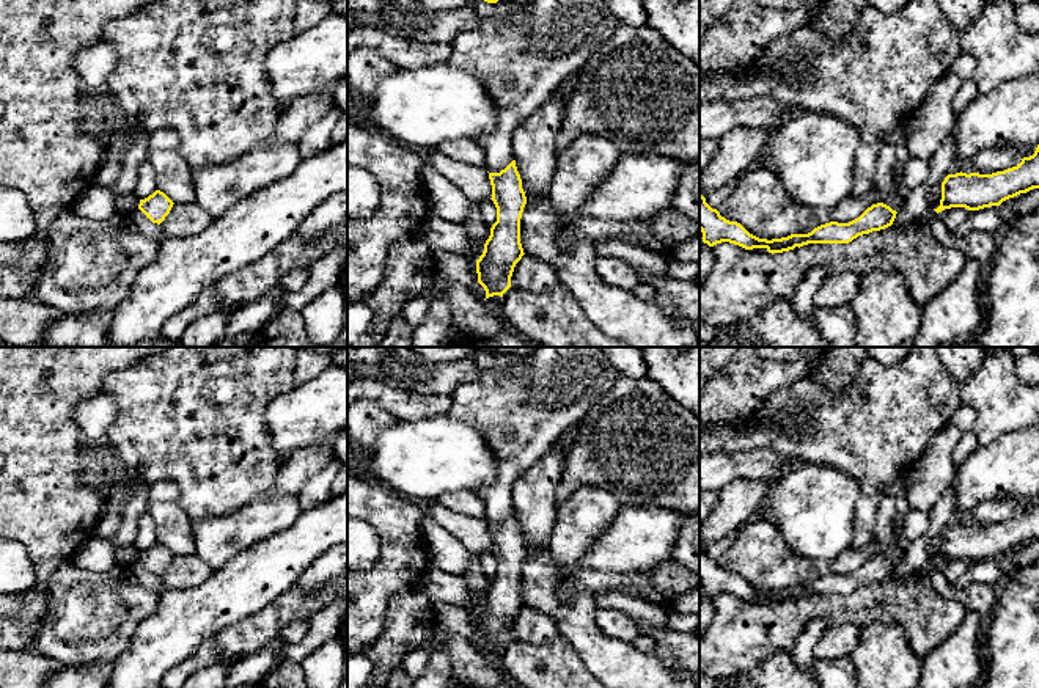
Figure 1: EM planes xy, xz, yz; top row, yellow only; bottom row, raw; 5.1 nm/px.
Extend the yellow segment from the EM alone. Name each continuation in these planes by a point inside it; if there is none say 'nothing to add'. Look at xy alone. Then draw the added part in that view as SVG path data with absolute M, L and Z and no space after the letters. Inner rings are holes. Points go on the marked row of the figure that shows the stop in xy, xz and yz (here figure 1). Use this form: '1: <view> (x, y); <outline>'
nothing to add

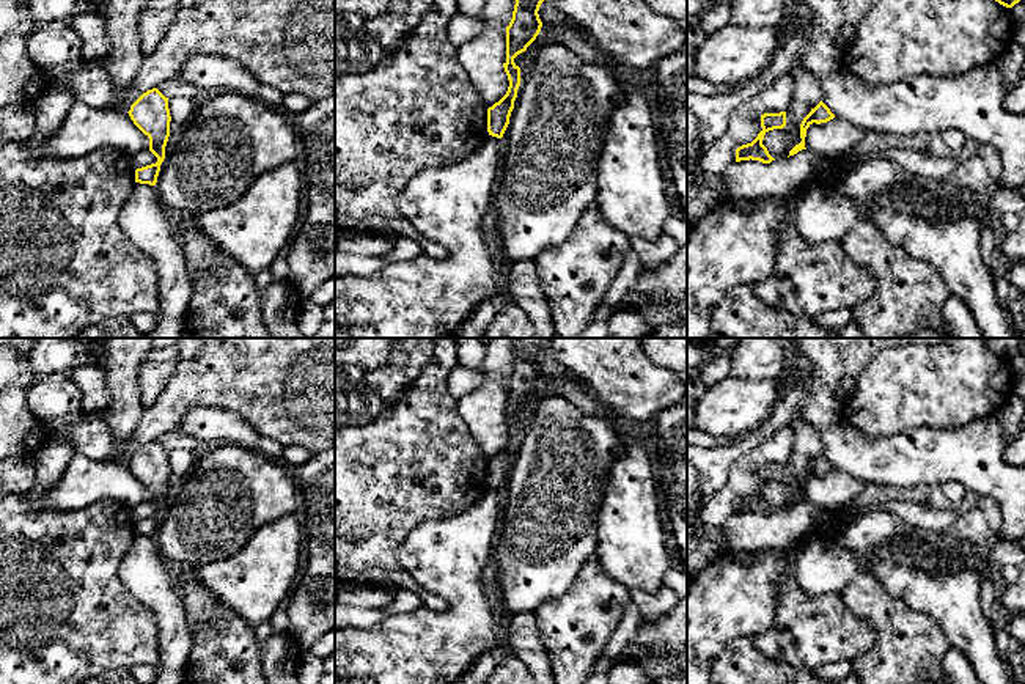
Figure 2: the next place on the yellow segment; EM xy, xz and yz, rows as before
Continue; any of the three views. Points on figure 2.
nothing to add

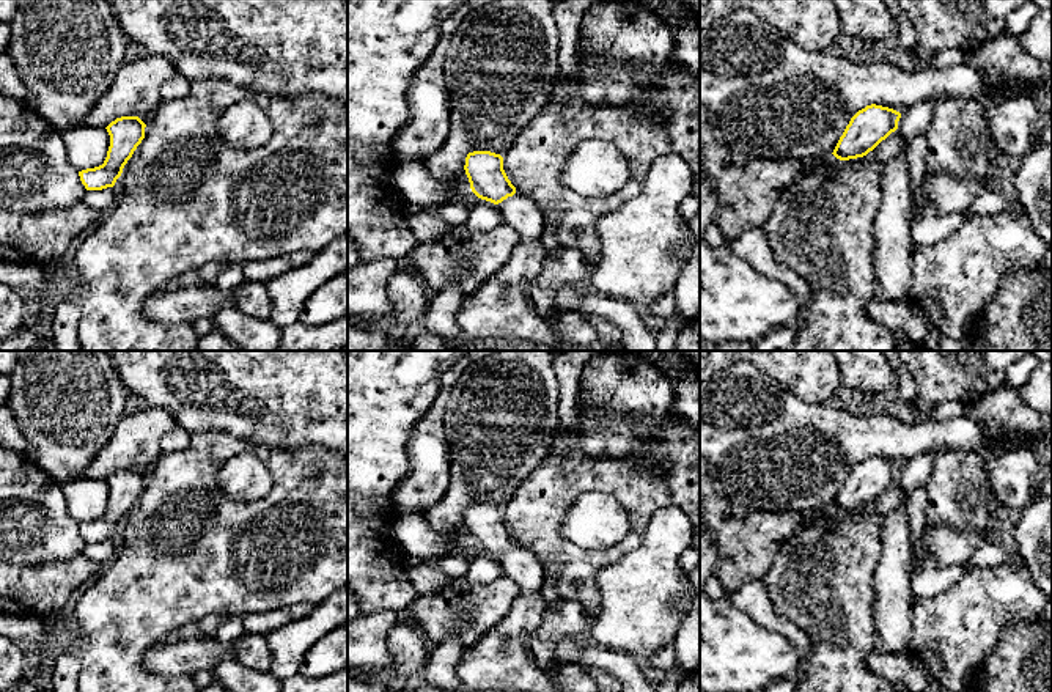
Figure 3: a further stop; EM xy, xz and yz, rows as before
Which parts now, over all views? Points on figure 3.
1: xz (522, 214); M514 193L497 204L508 226L514 228L522 239L541 241L544 217L538 204L524 195Z

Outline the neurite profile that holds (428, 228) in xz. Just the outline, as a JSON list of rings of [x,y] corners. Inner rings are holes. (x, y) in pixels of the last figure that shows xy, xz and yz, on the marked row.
[[[410,209],[409,225],[417,242],[434,244],[440,241],[447,231],[447,222],[442,217],[428,214],[421,209]]]

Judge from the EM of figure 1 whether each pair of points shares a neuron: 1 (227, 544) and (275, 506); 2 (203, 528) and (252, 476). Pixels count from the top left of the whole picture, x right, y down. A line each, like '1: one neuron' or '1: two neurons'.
1: one neuron
2: two neurons

